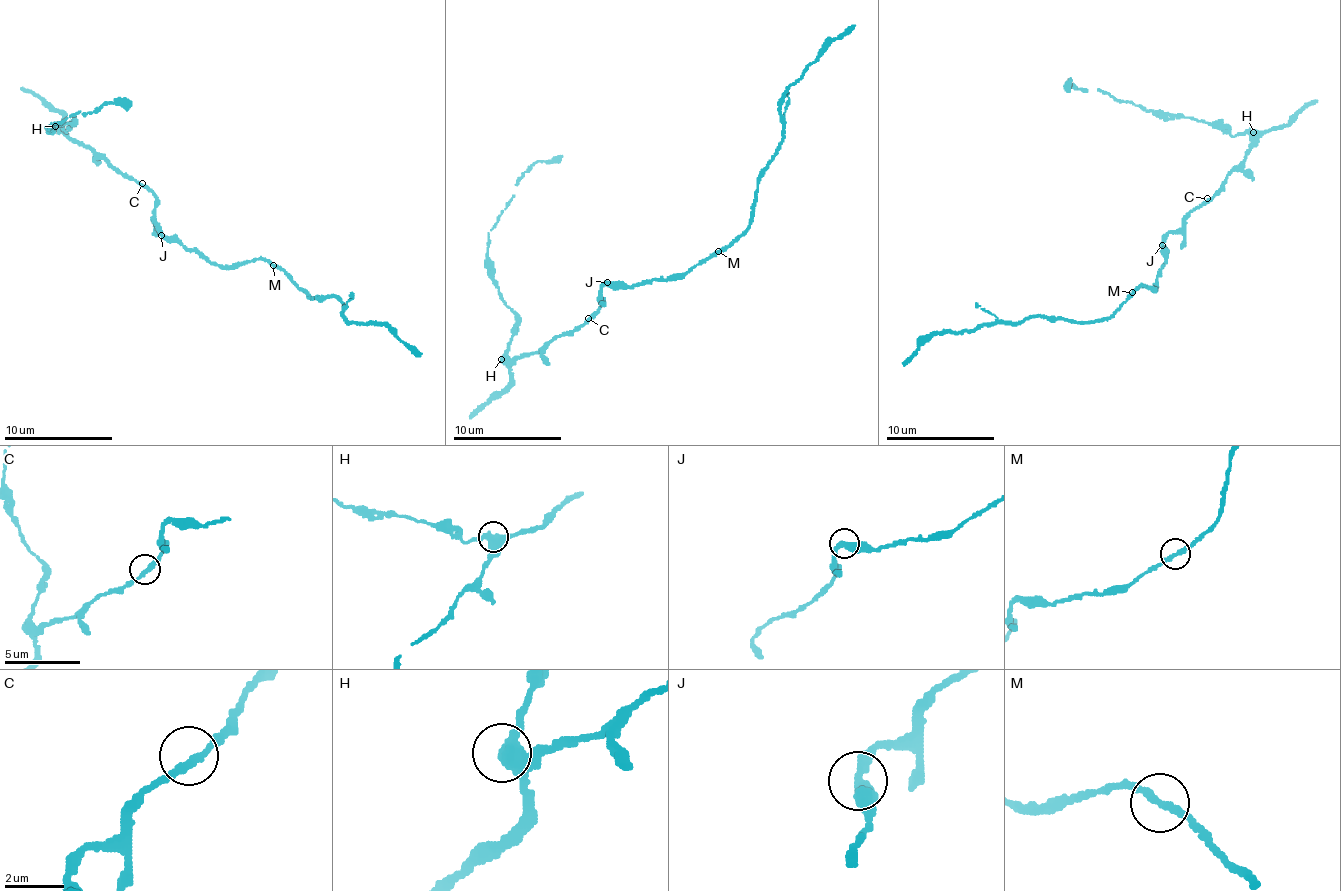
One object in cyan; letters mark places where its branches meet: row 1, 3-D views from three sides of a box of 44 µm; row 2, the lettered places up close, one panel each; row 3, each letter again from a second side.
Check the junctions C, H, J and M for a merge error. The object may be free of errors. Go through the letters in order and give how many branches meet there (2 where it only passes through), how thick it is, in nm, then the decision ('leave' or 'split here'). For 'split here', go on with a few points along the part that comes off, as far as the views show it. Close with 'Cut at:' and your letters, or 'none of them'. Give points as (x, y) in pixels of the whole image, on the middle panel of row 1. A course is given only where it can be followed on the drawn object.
C: branches 2; calibre 260 nm; leave
H: branches 3; calibre 340 nm; leave
J: branches 2; calibre 360 nm; leave
M: branches 2; calibre 280 nm; leave
Cut at: none of them

